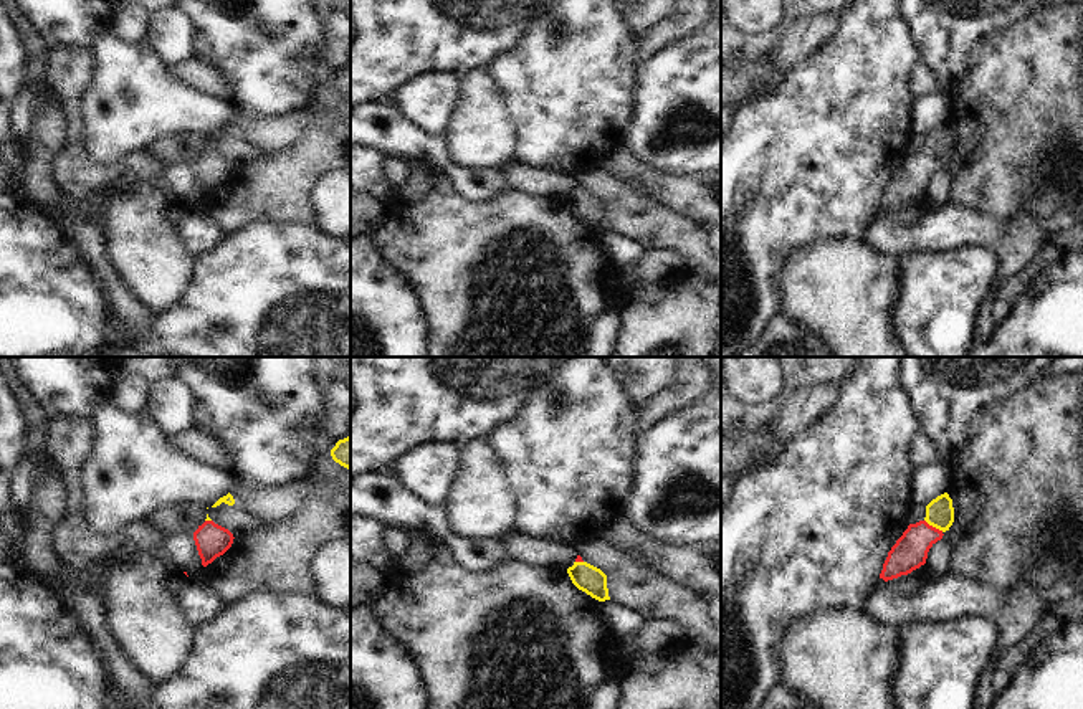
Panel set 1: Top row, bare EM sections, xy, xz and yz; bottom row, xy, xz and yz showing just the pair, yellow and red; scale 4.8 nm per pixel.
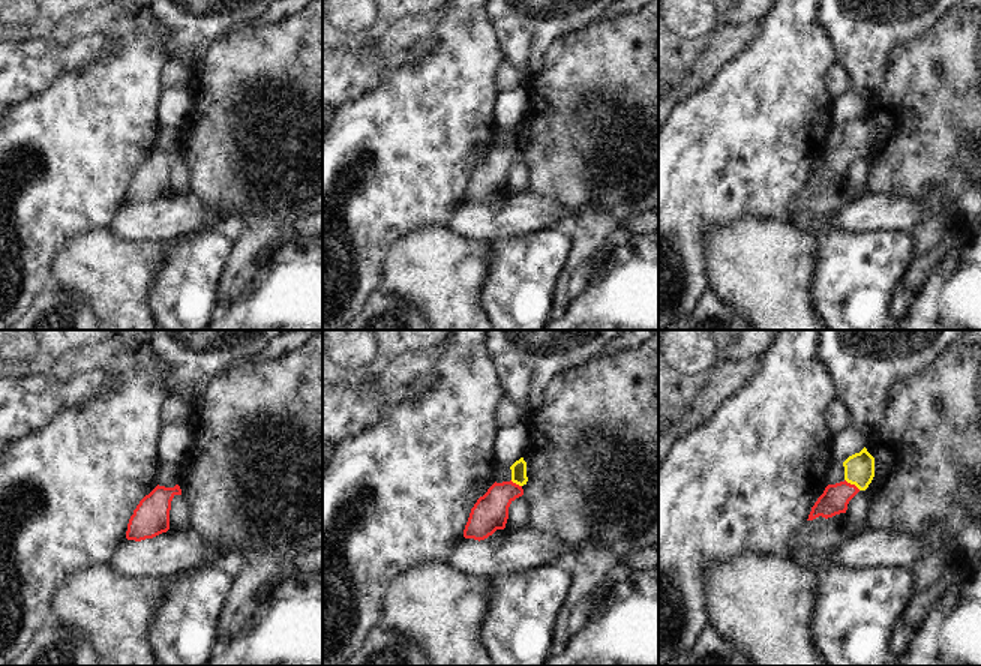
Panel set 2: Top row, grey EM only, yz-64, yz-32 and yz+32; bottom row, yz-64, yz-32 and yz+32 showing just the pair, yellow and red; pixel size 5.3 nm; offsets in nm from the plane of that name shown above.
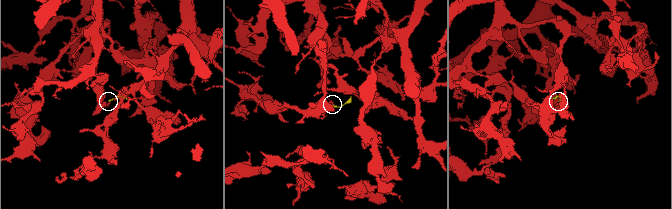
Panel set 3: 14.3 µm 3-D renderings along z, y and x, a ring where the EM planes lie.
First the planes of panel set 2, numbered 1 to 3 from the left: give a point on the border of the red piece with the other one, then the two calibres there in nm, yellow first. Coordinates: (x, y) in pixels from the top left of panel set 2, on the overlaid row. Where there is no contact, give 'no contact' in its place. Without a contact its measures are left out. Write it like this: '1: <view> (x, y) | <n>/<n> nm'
1: no contact
2: yz-32 (516, 483) | 80/190 nm
3: yz+32 (852, 483) | 160/150 nm

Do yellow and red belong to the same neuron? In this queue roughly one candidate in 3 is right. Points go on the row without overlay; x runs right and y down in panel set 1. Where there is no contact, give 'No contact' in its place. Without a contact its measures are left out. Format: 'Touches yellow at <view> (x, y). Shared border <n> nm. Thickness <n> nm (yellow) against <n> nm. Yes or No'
Touches yellow at yz (935, 156). Shared border 110 nm. Thickness 140 nm (yellow) against 170 nm. Yes

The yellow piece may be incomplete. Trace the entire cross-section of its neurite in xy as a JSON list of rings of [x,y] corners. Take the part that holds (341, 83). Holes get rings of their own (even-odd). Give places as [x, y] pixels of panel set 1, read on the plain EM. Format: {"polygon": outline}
{"polygon": [[[351,66],[339,69],[331,79],[331,86],[341,96],[351,99]]]}

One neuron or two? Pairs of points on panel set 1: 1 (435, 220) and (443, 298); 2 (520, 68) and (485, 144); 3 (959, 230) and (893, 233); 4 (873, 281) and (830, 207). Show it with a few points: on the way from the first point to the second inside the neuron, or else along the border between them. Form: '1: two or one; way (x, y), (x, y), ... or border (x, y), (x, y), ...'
1: one; way (443, 240), (443, 278)
2: two; border (485, 70), (513, 124), (513, 142)
3: one; way (943, 230), (910, 233)
4: two; border (862, 235), (814, 238), (811, 242)

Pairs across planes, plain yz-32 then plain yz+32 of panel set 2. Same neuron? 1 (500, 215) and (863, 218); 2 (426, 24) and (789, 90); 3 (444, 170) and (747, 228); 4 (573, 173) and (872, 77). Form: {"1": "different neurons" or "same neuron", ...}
{"1": "same neuron", "2": "different neurons", "3": "different neurons", "4": "different neurons"}

